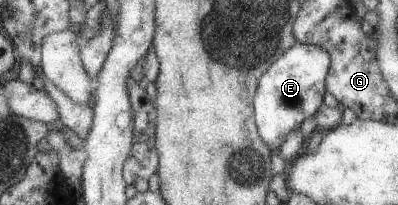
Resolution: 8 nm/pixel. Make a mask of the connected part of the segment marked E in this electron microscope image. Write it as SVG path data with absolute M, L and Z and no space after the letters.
M296 42L262 74L254 98L255 122L260 137L274 154L280 155L280 146L288 134L300 130L304 120L315 116L324 103L330 66L328 52L319 45Z

